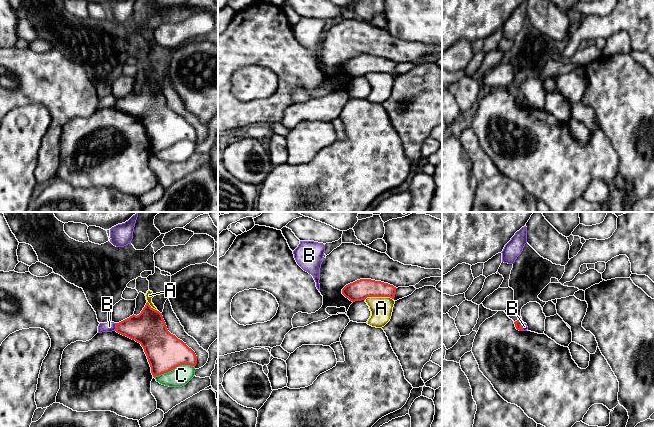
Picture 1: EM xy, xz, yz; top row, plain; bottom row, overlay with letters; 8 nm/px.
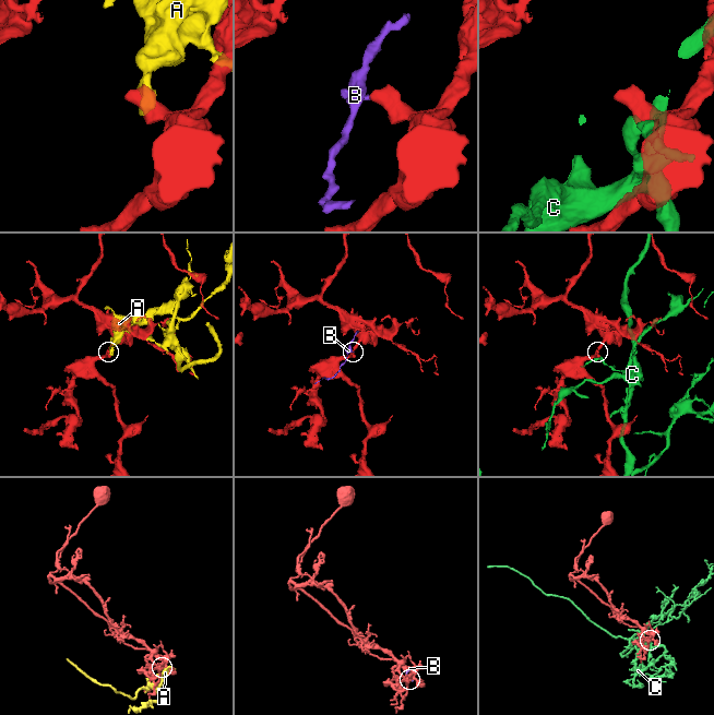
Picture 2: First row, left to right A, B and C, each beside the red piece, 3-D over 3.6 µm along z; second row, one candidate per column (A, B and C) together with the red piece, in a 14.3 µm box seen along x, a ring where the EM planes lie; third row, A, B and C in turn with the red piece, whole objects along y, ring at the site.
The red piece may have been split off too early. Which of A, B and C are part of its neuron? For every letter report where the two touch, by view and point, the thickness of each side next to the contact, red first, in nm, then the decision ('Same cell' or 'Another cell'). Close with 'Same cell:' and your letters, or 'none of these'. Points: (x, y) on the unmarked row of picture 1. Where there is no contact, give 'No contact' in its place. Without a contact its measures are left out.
A: Touches red at xz (378, 72). Thickness 160 nm (red) against 180 nm. Another cell
B: Touches red at xy (116, 103). Thickness 260 nm (red) against 80 nm. Another cell
C: Touches red at xy (174, 144). Thickness 300 nm (red) against 160 nm. Another cell
Same cell: none of these

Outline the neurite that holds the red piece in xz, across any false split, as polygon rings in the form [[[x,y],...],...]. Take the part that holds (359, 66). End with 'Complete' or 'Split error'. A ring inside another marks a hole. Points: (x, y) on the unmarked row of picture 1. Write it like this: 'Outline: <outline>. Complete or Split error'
Outline: [[[360,55],[346,61],[342,70],[350,77],[362,77],[367,73],[390,73],[394,75],[396,63],[381,57]]]. Complete

